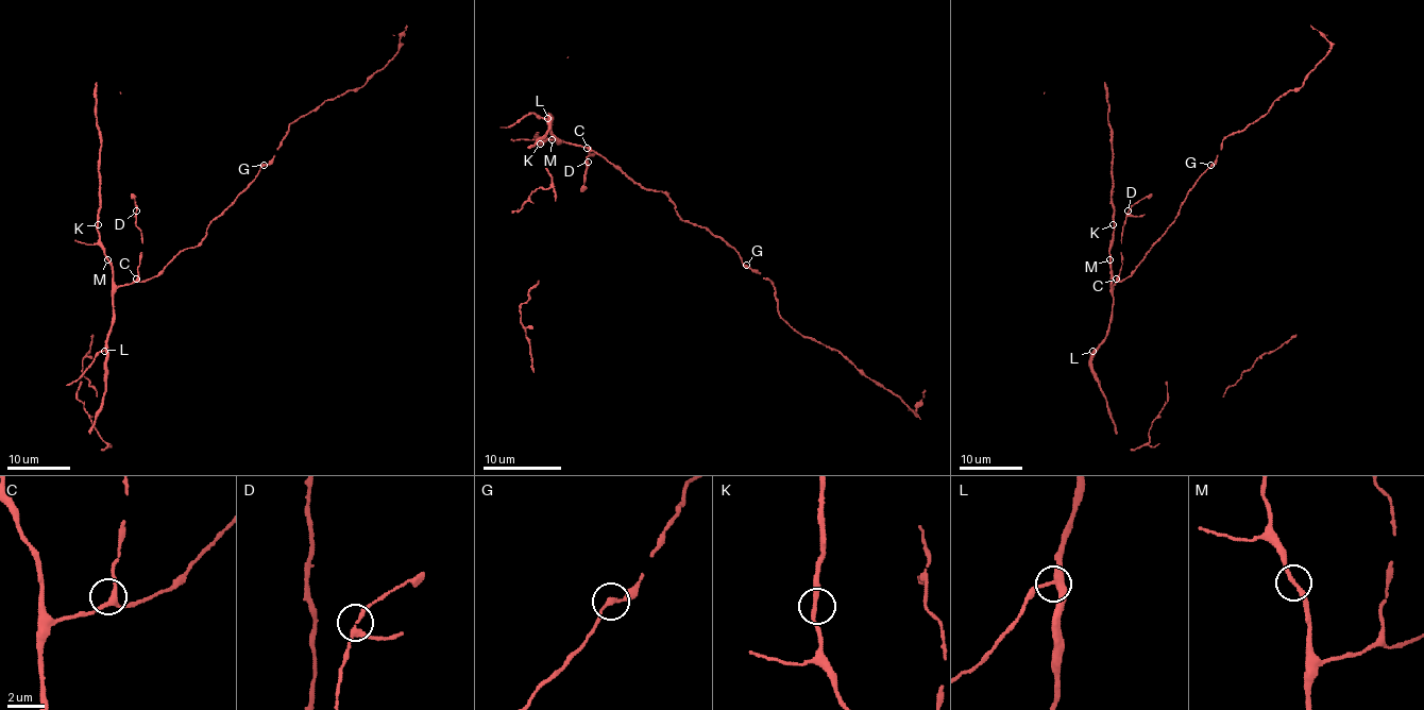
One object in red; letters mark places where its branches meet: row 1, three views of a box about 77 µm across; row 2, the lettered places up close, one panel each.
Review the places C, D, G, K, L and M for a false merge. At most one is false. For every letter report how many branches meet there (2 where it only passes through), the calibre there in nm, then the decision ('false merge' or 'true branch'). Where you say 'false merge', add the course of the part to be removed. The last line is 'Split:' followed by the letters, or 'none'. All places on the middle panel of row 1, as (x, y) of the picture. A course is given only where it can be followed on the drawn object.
C: 3 branches meet; 240 nm thick; true branch
D: 3 branches meet; 200 nm thick; true branch
G: 2 branches meet; 190 nm thick; true branch
K: 2 branches meet; 200 nm thick; true branch
L: 3 branches meet; 300 nm thick; true branch
M: 2 branches meet; 200 nm thick; true branch
Split: none

